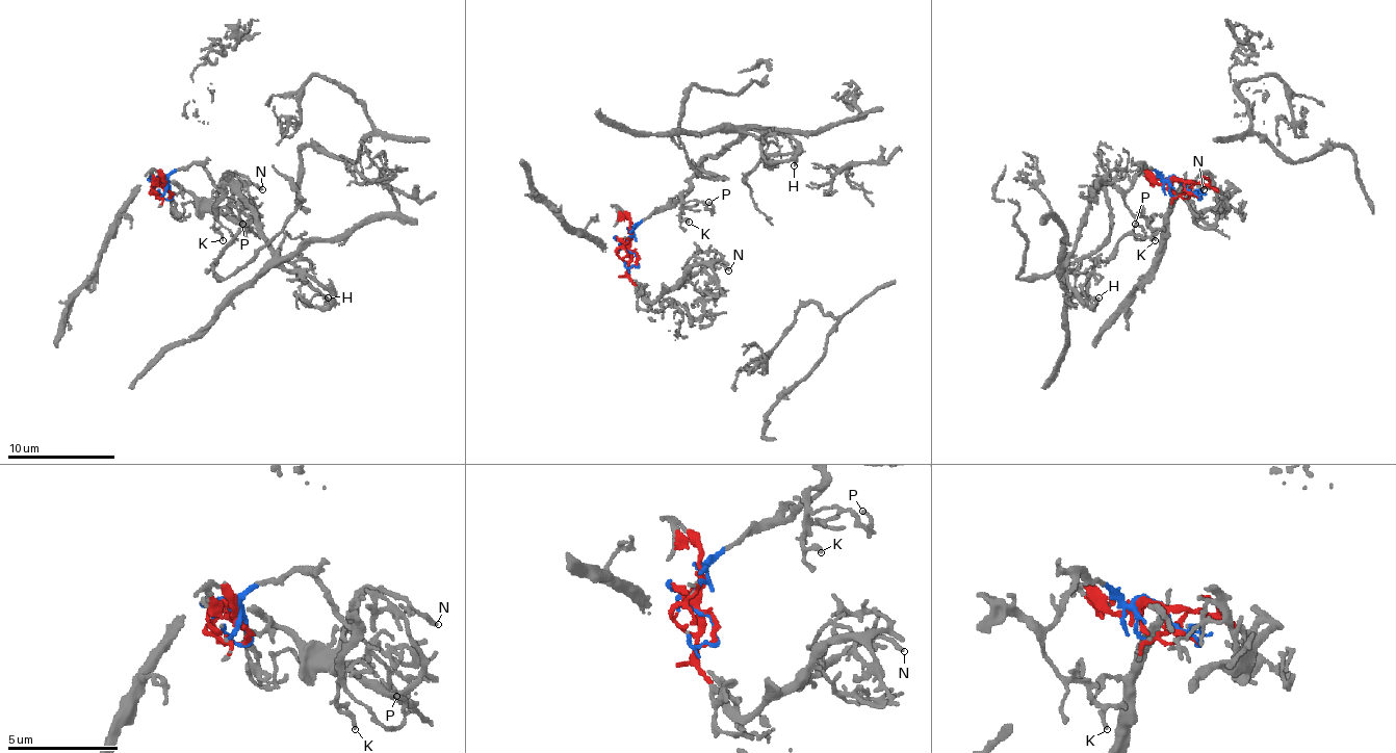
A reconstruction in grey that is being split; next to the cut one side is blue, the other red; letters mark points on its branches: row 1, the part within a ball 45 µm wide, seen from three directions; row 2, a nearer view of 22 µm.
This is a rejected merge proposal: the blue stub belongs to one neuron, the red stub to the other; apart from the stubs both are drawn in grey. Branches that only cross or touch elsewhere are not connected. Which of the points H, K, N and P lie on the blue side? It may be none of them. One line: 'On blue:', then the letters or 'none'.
On blue: H, K, P

